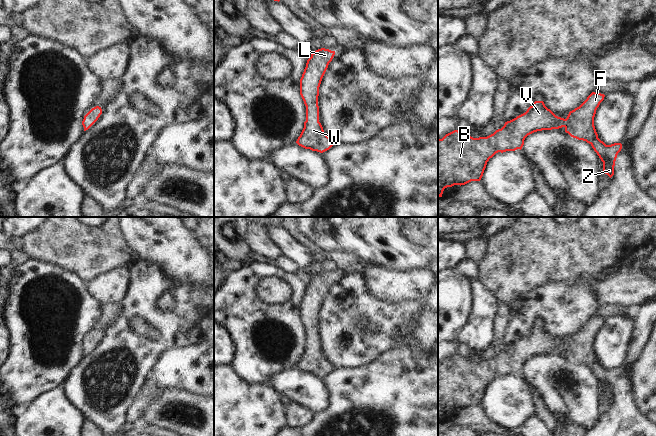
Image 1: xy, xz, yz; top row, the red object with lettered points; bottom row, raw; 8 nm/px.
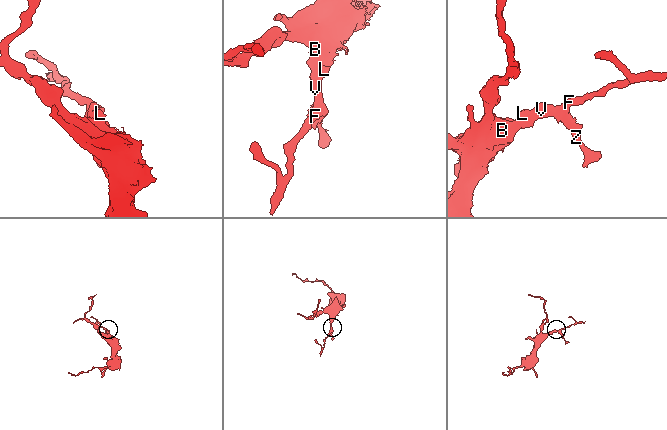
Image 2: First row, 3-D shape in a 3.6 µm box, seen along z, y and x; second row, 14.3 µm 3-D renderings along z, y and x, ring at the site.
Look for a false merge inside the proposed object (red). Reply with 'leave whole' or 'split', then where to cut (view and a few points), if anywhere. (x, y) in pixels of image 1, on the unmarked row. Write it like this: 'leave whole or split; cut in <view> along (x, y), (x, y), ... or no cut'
leave whole; no cut

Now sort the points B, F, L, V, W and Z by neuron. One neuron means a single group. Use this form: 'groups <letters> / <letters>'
groups B F L V W Z

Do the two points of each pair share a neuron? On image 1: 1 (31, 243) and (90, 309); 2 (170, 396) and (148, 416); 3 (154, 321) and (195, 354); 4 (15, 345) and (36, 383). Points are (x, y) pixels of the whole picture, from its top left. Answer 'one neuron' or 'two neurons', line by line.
1: two neurons
2: one neuron
3: two neurons
4: one neuron

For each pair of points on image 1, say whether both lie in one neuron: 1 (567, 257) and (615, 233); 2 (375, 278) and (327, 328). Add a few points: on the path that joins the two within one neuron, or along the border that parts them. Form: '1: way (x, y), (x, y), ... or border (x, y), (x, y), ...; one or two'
1: way (579, 249), (591, 246), (603, 234); one
2: border (361, 272), (367, 288), (376, 297), (386, 300); two

